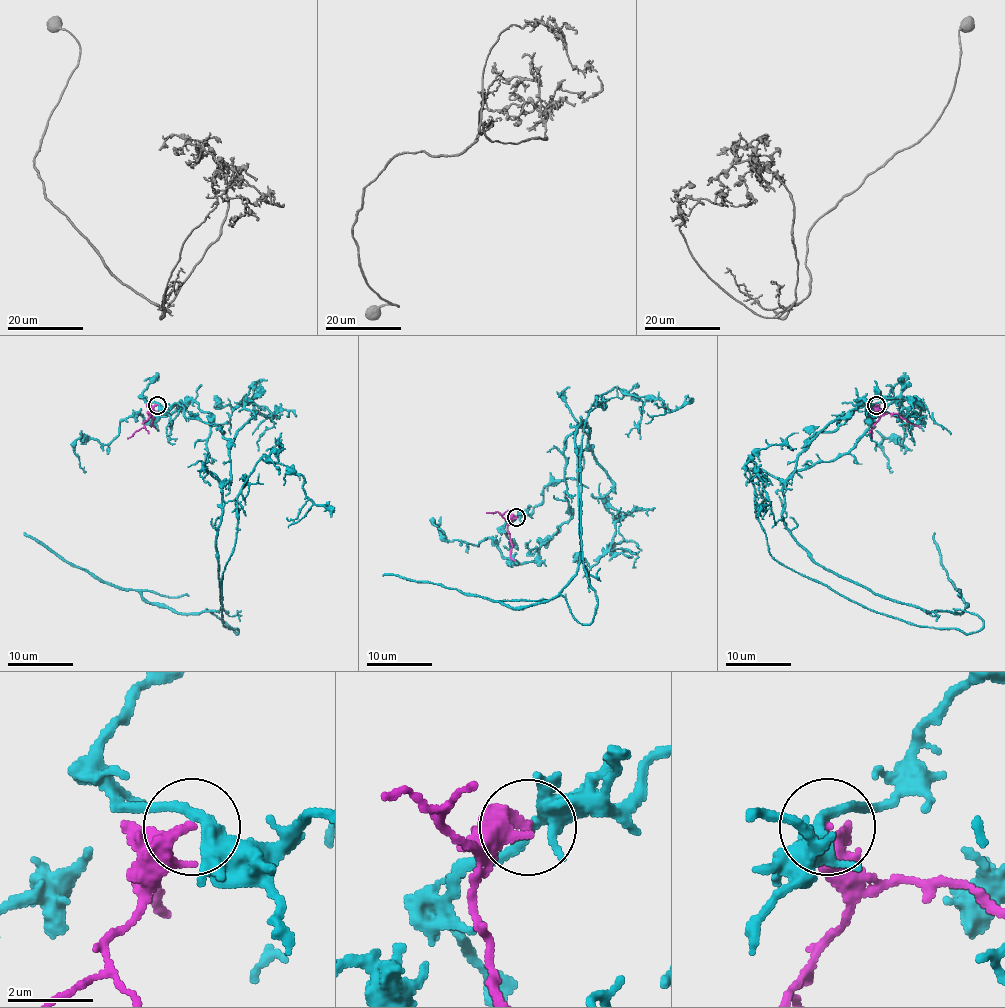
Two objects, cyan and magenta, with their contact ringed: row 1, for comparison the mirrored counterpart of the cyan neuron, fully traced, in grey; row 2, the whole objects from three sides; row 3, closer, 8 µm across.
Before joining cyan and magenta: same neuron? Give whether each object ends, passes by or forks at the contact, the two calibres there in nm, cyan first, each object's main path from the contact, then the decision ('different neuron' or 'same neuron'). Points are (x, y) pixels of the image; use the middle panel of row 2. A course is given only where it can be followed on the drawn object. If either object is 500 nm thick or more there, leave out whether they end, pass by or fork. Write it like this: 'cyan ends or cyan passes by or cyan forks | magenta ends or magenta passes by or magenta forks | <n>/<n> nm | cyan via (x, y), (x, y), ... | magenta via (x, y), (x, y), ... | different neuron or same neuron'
cyan passes by | magenta ends | 320/340 nm | cyan via (515, 517), (577, 479), (580, 424), (562, 590), (589, 624), (584, 422), (616, 388), (672, 410), (646, 424) | magenta via (515, 517), (507, 526), (512, 544), (510, 557), (514, 561) | different neuron

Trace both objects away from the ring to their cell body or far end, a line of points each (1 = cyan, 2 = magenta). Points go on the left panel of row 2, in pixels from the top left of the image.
1: (156, 404), (225, 433), (203, 611), (236, 634), (221, 581), (261, 459), (303, 477), (287, 518)
2: (156, 405), (148, 413), (155, 428)

